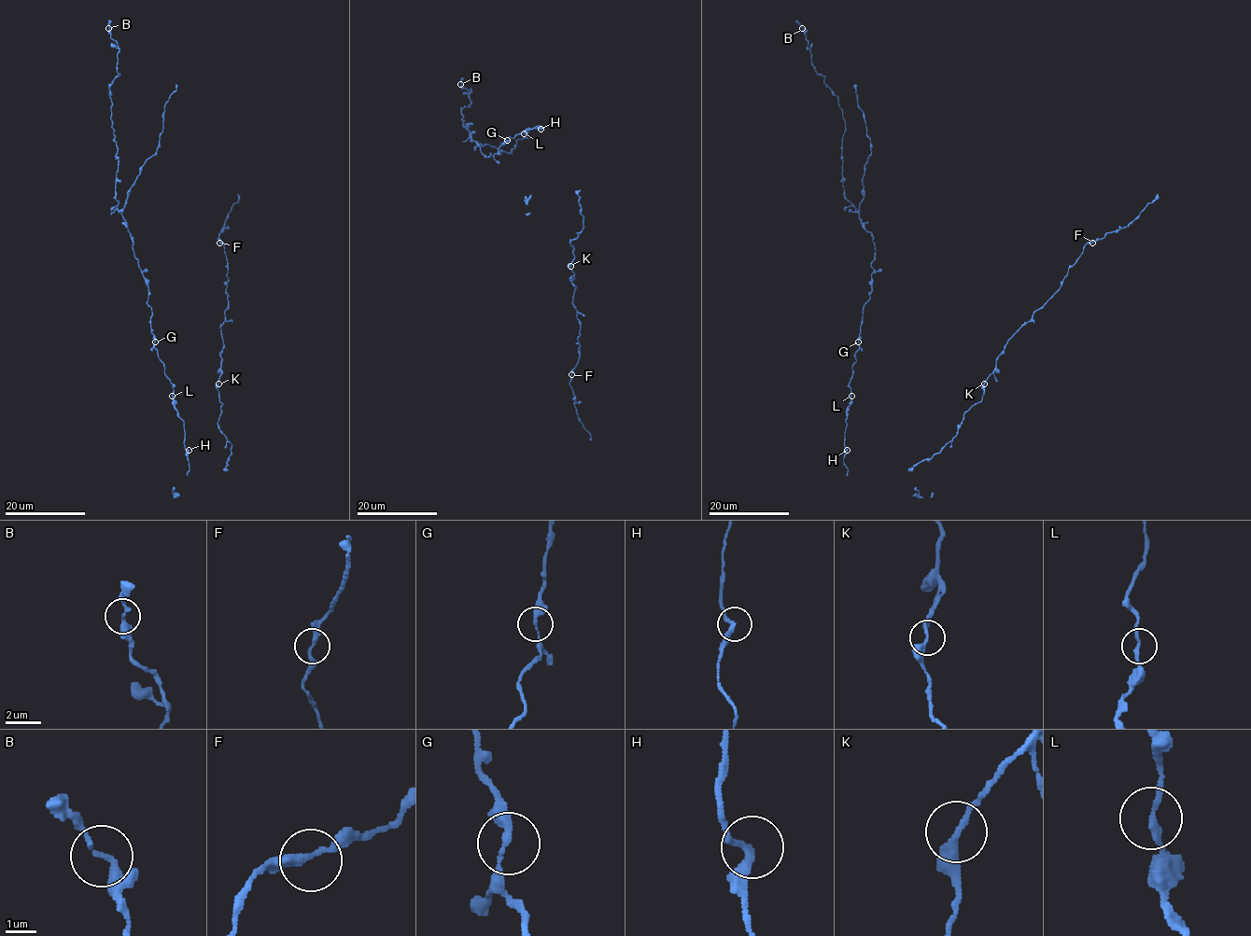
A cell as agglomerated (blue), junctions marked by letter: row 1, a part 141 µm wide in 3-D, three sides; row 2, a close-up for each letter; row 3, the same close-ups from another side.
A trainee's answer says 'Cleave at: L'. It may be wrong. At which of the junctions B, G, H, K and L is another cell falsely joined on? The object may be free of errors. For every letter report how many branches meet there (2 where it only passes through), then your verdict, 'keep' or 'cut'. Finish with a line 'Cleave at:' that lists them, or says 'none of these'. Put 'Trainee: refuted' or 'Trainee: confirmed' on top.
Trainee: refuted
B: 2 branches meet; keep
G: 2 branches meet; keep
H: 2 branches meet; keep
K: 2 branches meet; keep
L: 2 branches meet; keep
Cleave at: none of these

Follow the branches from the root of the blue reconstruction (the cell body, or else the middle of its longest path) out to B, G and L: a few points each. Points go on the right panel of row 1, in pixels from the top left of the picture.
B: (846, 450), (850, 383), (876, 246), (844, 195), (845, 120), (838, 97), (812, 63), (802, 28)
G: (846, 450), (845, 418), (851, 399), (850, 383), (858, 342)
L: (846, 450), (845, 418), (851, 396)

